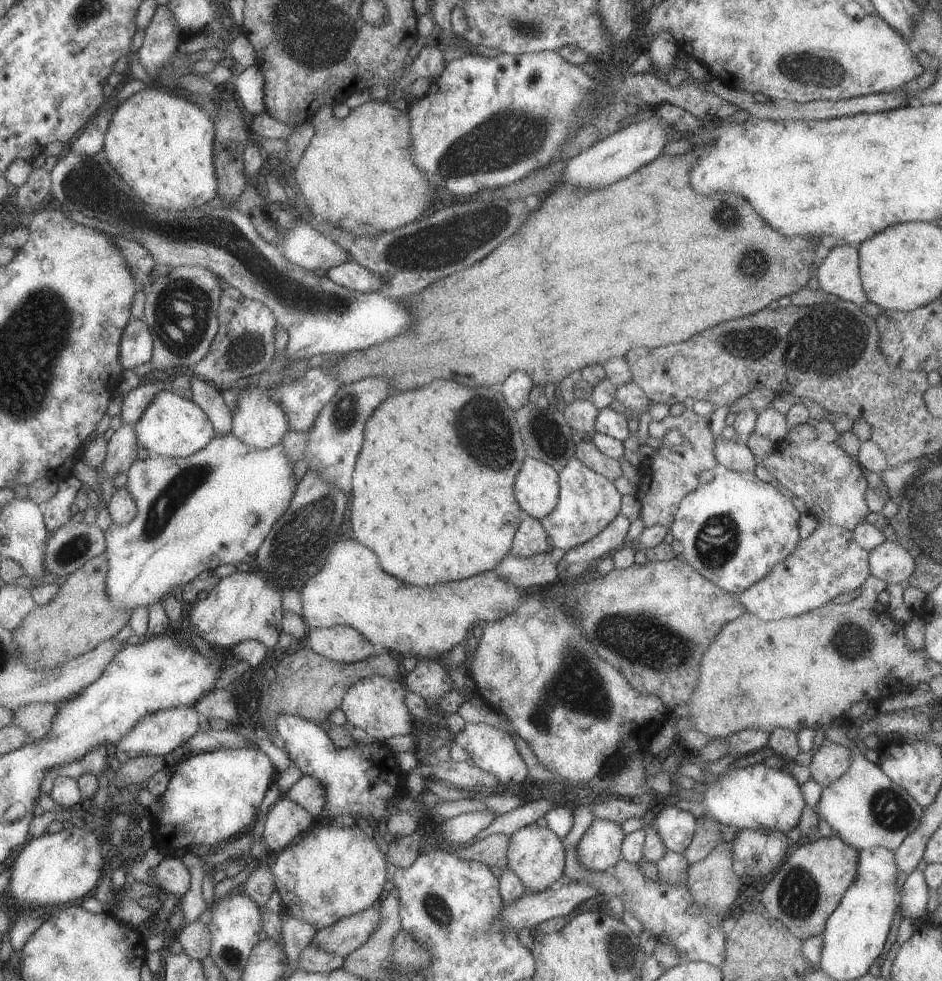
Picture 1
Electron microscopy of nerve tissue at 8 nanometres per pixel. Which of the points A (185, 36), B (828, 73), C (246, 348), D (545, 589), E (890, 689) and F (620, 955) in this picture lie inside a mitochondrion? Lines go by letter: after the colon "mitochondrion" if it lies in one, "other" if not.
A: other
B: mitochondrion
C: mitochondrion
D: other
E: other
F: mitochondrion

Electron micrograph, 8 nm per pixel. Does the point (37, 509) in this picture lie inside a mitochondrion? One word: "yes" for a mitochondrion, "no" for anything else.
no

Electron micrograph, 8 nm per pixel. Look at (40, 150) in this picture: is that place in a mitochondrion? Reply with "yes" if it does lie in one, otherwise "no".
no

